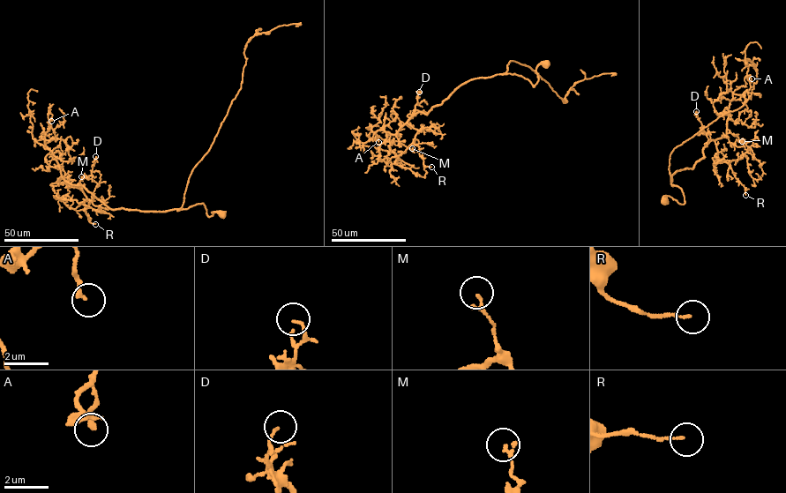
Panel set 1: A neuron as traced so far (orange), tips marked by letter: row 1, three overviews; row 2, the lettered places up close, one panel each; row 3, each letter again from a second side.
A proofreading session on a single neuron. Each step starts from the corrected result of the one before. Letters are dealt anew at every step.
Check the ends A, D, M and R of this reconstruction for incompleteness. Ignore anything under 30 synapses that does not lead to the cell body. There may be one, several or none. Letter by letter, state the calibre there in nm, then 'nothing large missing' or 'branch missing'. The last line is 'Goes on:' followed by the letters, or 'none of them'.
A: 190 nm thick; nothing large missing
D: 100 nm thick; nothing large missing
M: 170 nm thick; nothing large missing
R: 110 nm thick; nothing large missing
Goes on: none of them

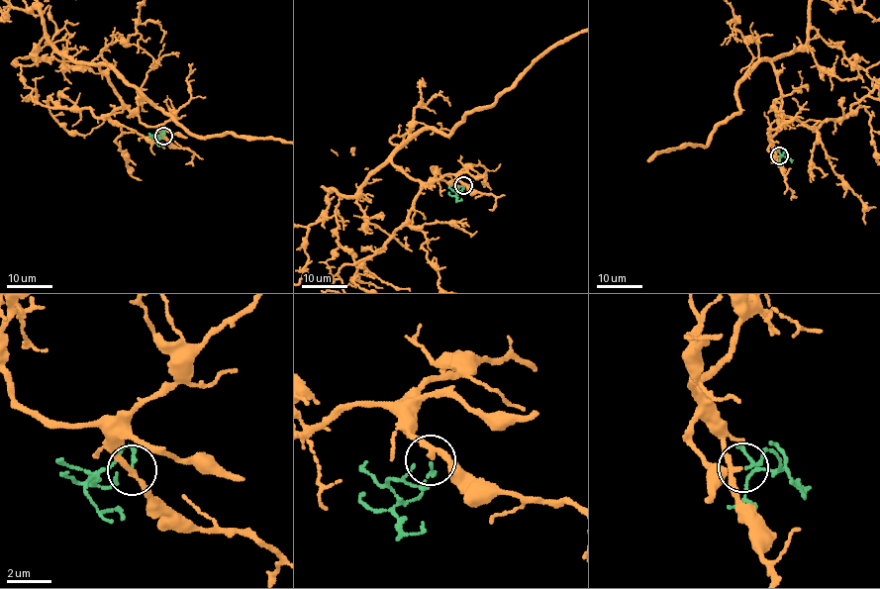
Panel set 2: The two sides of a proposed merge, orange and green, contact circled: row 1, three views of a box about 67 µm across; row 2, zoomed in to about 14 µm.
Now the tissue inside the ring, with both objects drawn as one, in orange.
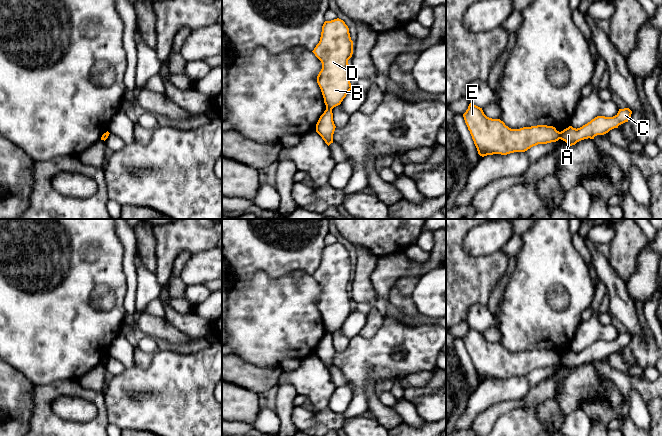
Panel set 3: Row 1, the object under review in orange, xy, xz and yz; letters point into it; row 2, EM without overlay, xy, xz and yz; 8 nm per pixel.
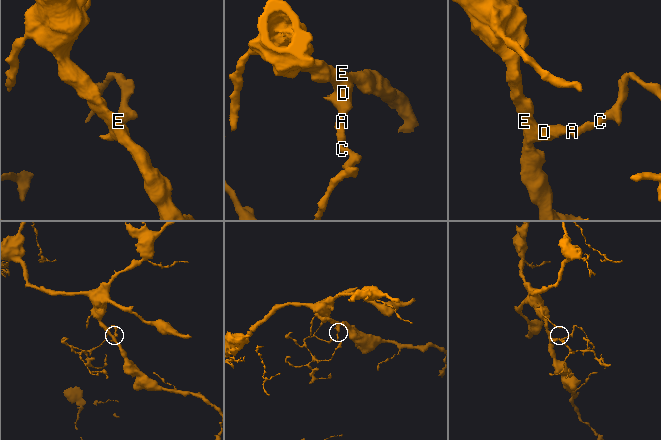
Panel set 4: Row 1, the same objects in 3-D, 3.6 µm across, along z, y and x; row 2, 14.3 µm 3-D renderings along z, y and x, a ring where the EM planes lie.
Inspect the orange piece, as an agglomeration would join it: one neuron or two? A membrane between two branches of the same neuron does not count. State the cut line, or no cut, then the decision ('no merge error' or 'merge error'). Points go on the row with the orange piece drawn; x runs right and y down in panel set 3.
yz (559, 132), (560, 138) | merge error

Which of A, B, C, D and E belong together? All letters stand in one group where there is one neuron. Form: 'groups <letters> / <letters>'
groups A C / B D E

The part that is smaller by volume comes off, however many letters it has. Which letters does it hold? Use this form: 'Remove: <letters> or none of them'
Remove: A, C

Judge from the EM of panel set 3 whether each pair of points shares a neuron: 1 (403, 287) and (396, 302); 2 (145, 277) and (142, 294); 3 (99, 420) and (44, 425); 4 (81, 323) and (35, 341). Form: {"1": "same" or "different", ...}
{"1": "different", "2": "same", "3": "same", "4": "same"}

